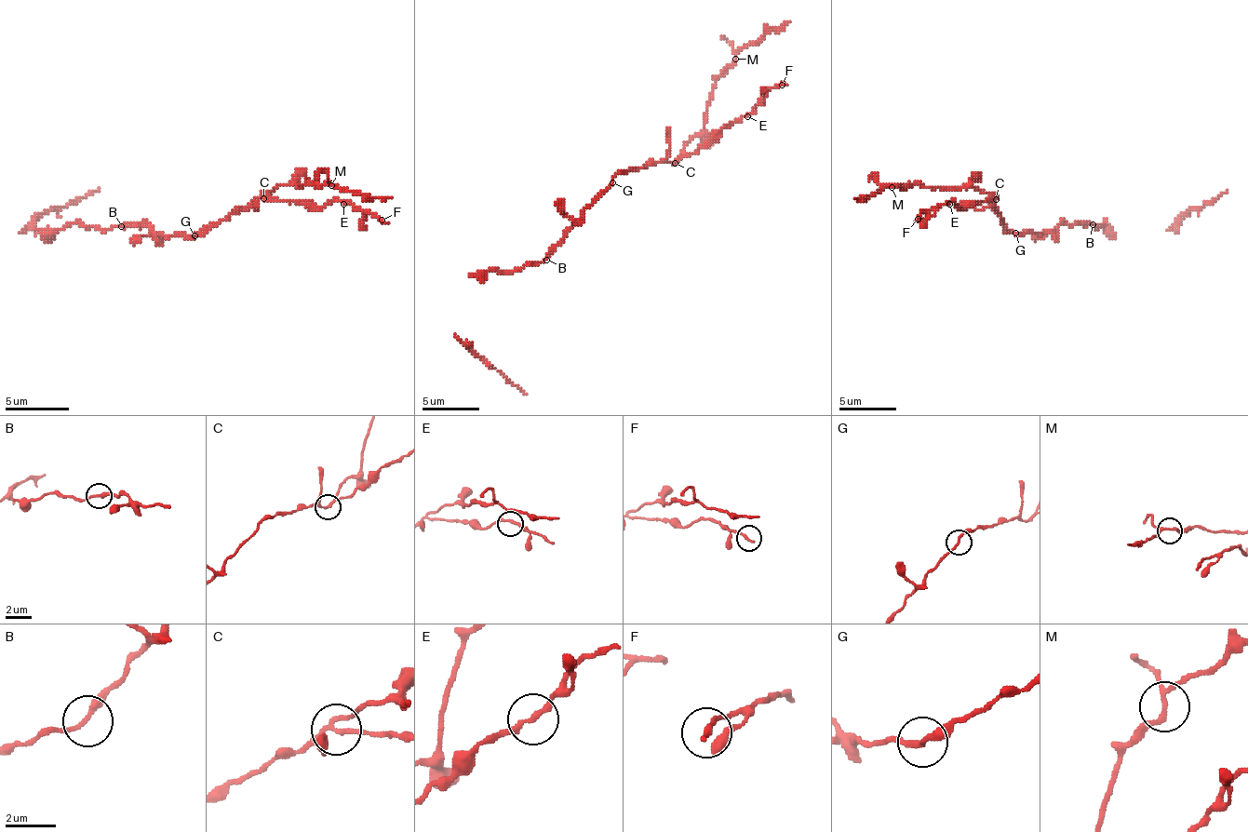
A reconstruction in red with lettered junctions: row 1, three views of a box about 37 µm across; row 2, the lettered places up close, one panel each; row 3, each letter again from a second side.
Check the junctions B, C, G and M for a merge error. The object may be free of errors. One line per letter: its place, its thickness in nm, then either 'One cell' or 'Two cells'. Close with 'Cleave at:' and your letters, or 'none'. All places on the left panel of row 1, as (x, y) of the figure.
B: Place: (121, 226). Thickness 200 nm. One cell
C: Place: (263, 198). Thickness 180 nm. Two cells
G: Place: (194, 235). Thickness 200 nm. One cell
M: Place: (331, 185). Thickness 170 nm. One cell
Cleave at: C

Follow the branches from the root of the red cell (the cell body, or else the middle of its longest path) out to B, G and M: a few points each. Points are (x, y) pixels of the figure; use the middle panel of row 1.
B: (589, 205), (583, 210), (583, 217), (546, 260)
G: (589, 205), (612, 182)
M: (589, 205), (618, 173), (626, 173), (655, 162), (673, 162), (704, 127), (704, 114), (713, 85), (735, 59)

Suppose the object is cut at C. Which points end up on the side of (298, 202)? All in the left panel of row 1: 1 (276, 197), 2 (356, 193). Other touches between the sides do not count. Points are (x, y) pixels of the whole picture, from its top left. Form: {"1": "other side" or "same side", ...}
{"1": "same side", "2": "other side"}

